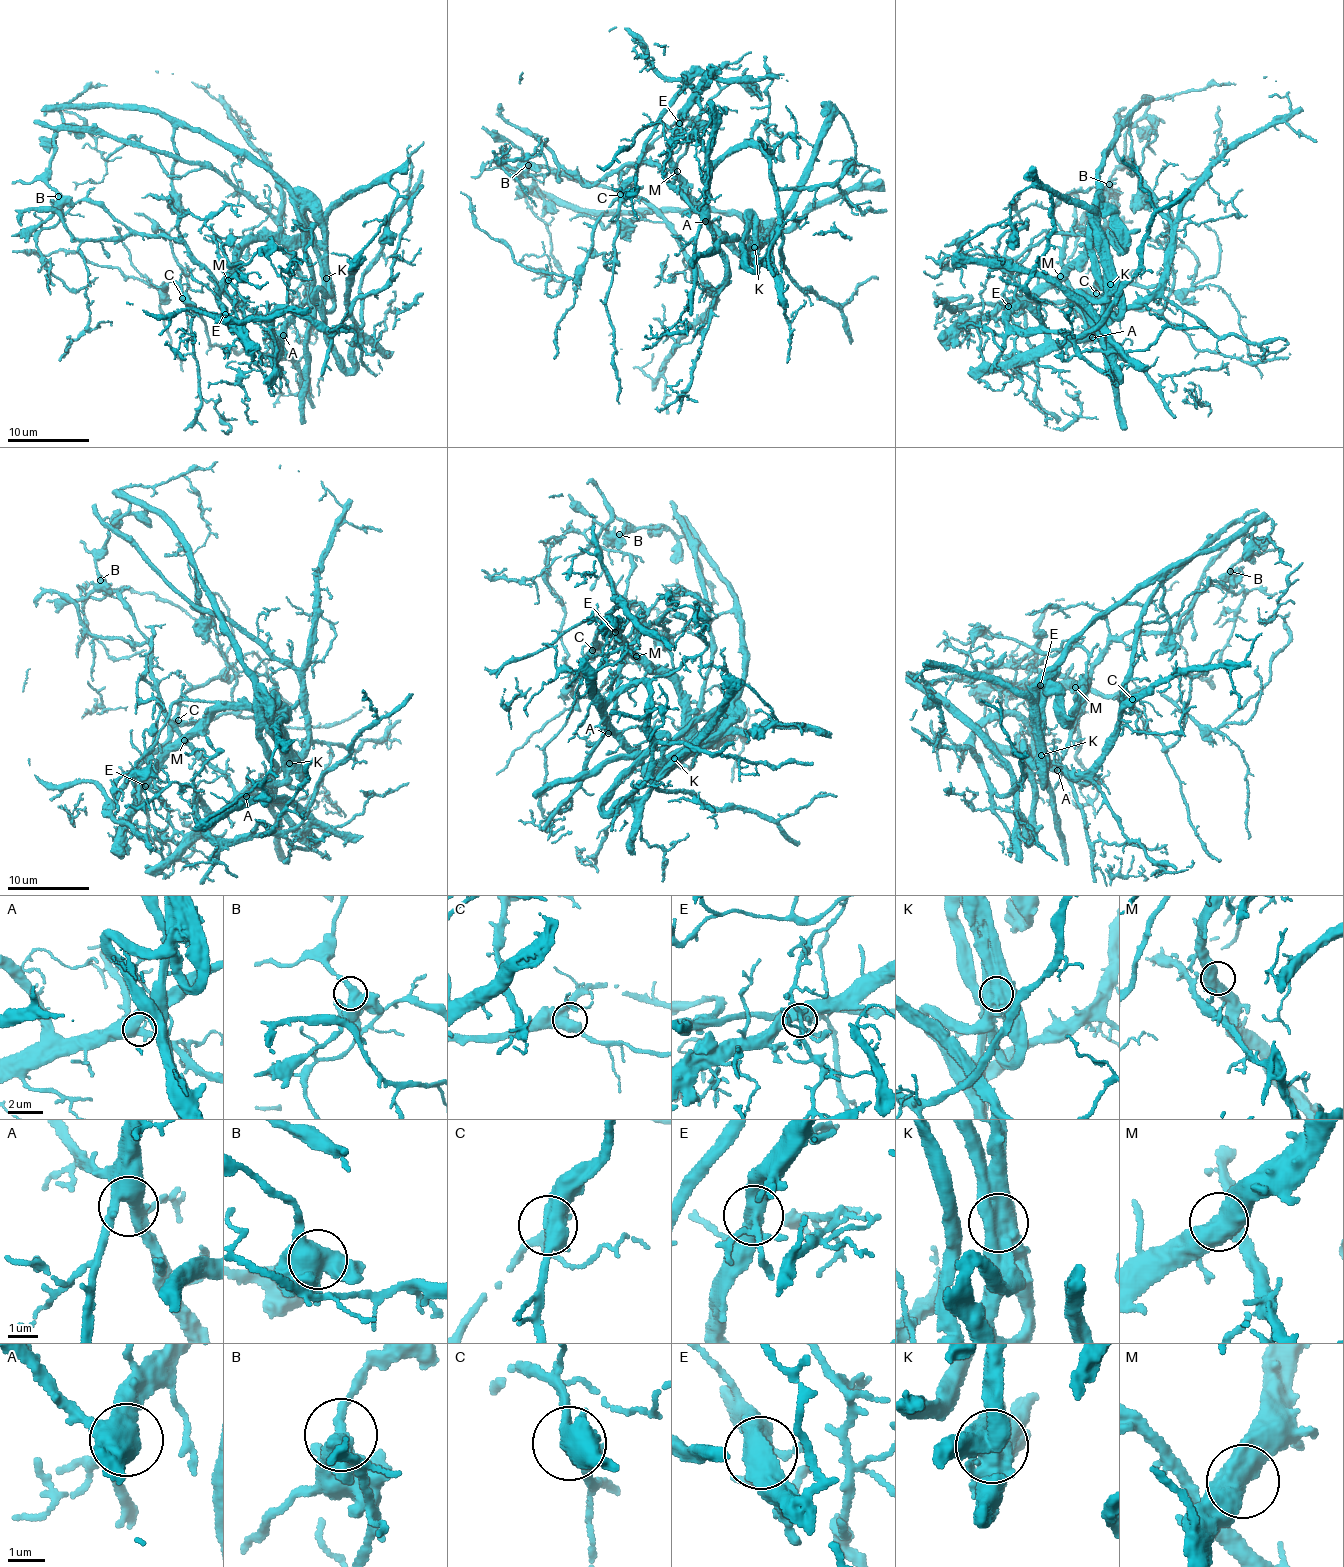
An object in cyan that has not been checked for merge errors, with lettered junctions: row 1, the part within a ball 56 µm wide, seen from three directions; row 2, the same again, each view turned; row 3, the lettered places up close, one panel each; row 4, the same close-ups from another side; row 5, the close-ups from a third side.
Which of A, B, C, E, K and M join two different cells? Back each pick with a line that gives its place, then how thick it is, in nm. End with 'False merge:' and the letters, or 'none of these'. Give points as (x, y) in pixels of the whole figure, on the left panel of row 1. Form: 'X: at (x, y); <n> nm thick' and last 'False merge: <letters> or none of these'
K: at (326, 278); 700 nm thick
False merge: K

